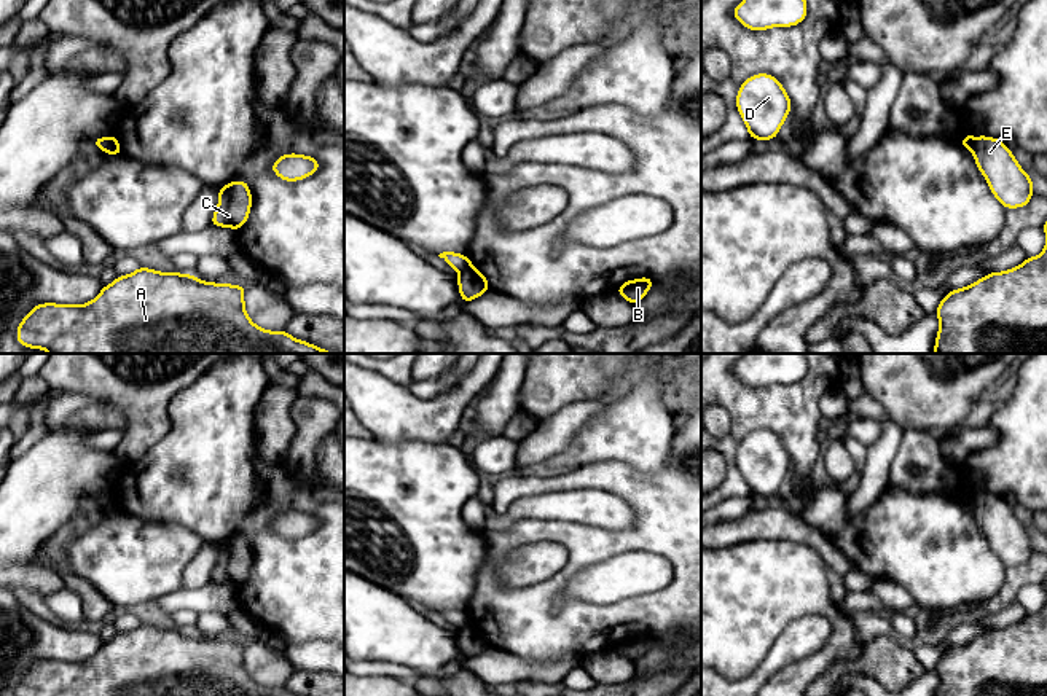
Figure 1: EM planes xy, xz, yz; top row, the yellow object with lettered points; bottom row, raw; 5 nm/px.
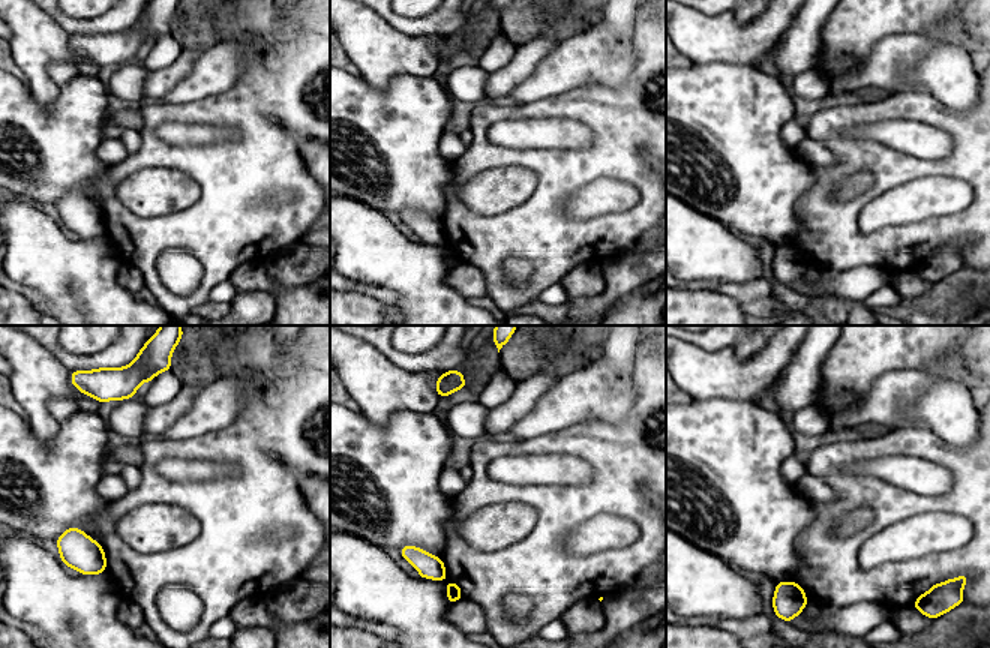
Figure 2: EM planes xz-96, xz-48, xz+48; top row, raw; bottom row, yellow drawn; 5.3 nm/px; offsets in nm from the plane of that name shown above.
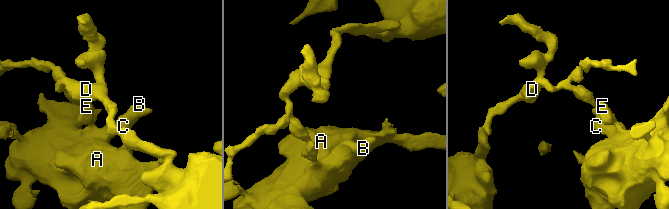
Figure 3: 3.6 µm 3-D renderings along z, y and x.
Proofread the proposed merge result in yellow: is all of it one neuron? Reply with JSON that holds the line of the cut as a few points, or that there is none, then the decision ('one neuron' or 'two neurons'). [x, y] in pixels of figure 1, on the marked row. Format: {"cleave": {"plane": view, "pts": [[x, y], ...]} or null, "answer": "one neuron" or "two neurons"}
{"cleave": {"plane": "xy", "pts": [[110, 137], [110, 147], [105, 152]]}, "answer": "two neurons"}

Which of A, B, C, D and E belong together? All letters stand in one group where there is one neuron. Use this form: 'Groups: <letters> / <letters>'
Groups: A B C E / D

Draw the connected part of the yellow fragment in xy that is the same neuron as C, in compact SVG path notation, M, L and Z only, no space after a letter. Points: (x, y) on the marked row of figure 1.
M234 180L217 191L218 205L214 210L210 226L239 231L247 223L252 209L249 183L244 180Z

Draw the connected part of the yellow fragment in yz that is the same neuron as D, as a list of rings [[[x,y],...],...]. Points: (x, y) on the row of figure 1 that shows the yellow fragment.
[[[755,73],[736,92],[736,110],[754,140],[773,140],[792,110],[782,83],[770,73]]]

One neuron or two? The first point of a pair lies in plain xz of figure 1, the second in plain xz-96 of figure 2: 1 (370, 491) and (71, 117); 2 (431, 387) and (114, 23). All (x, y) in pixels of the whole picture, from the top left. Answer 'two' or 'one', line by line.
1: one
2: one

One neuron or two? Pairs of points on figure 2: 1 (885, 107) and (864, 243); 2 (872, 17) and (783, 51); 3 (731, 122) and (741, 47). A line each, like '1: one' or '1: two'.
1: one
2: two
3: two

